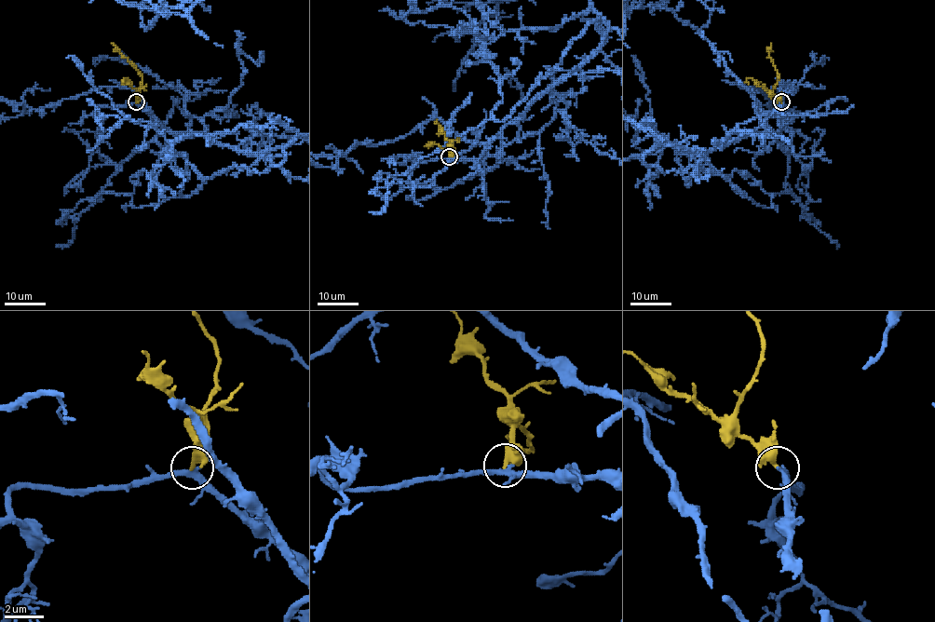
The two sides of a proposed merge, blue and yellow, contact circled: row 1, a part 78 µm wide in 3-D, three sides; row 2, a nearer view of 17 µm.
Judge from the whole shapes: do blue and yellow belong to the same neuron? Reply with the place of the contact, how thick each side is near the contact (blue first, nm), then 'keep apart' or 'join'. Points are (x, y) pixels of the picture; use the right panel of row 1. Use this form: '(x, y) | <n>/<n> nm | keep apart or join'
(781, 101) | 260/280 nm | join

